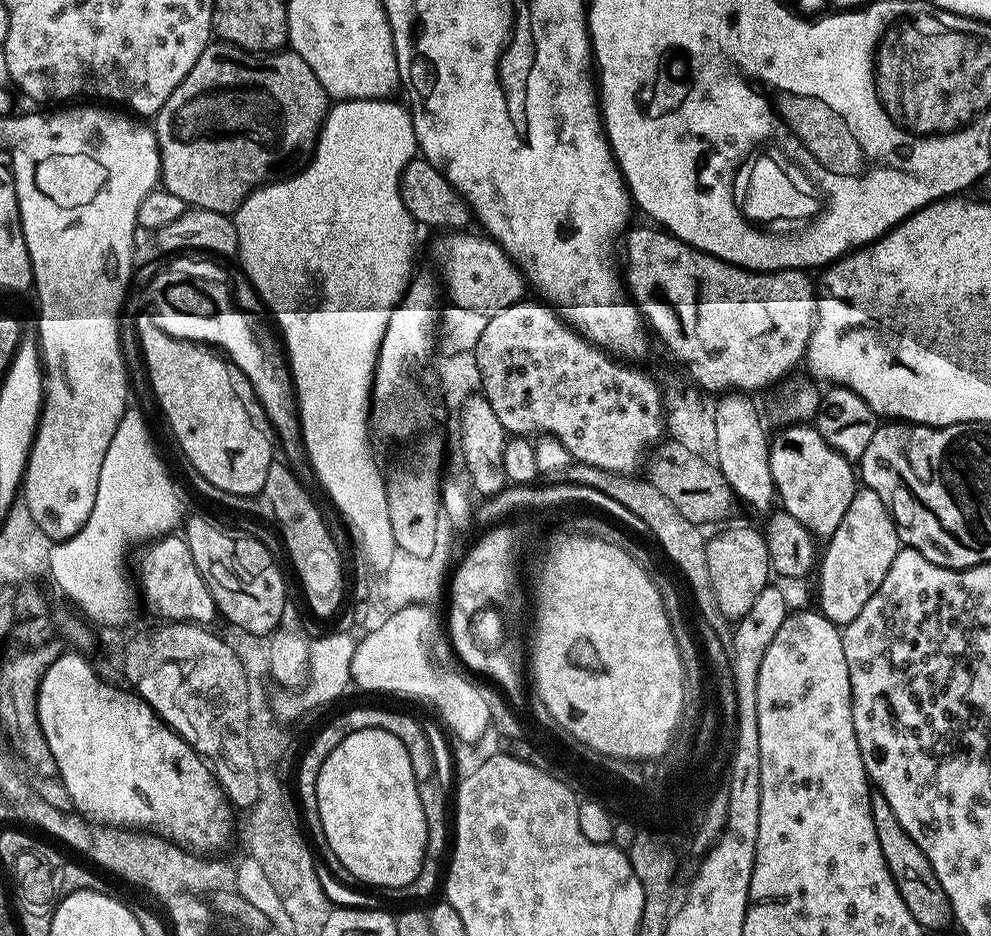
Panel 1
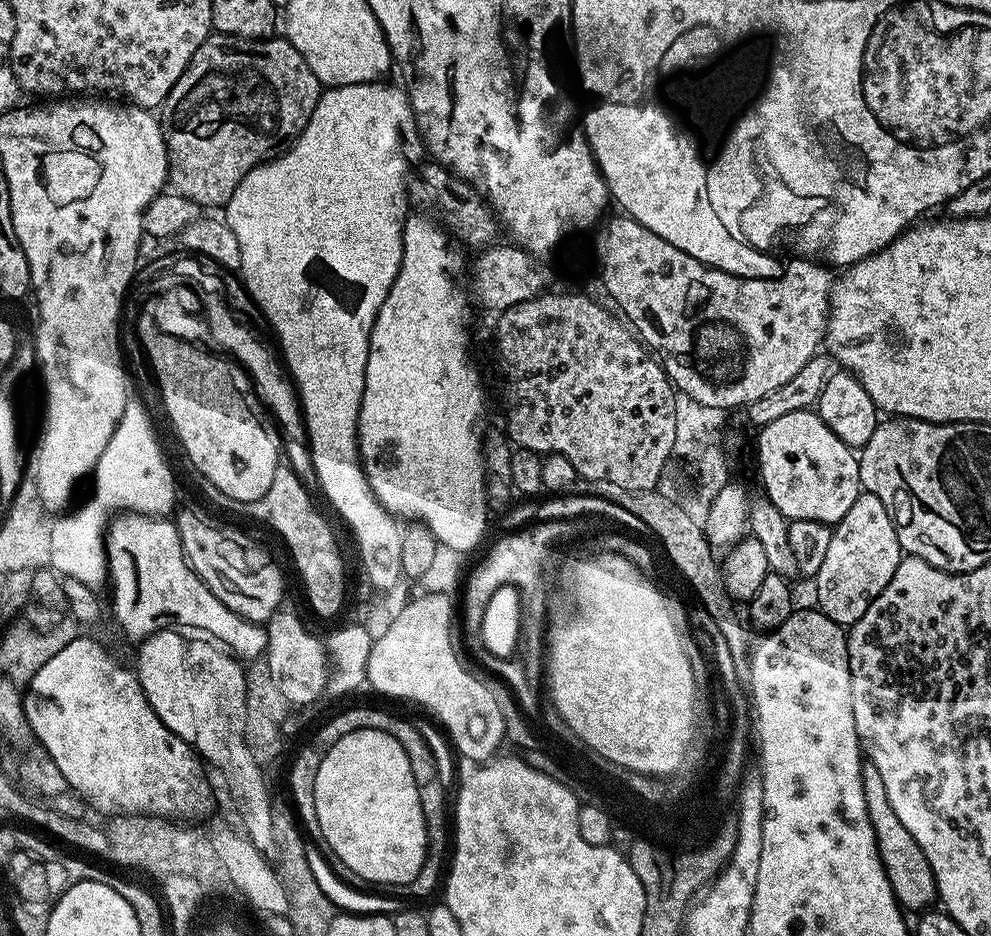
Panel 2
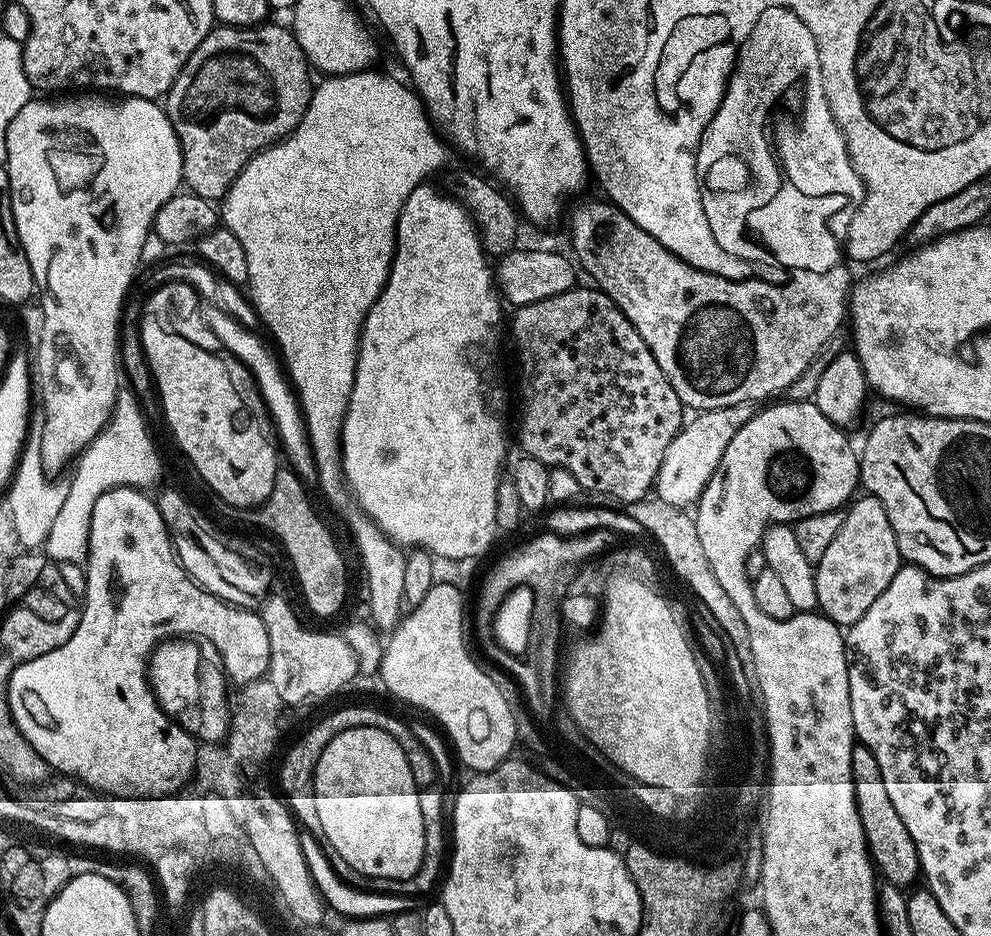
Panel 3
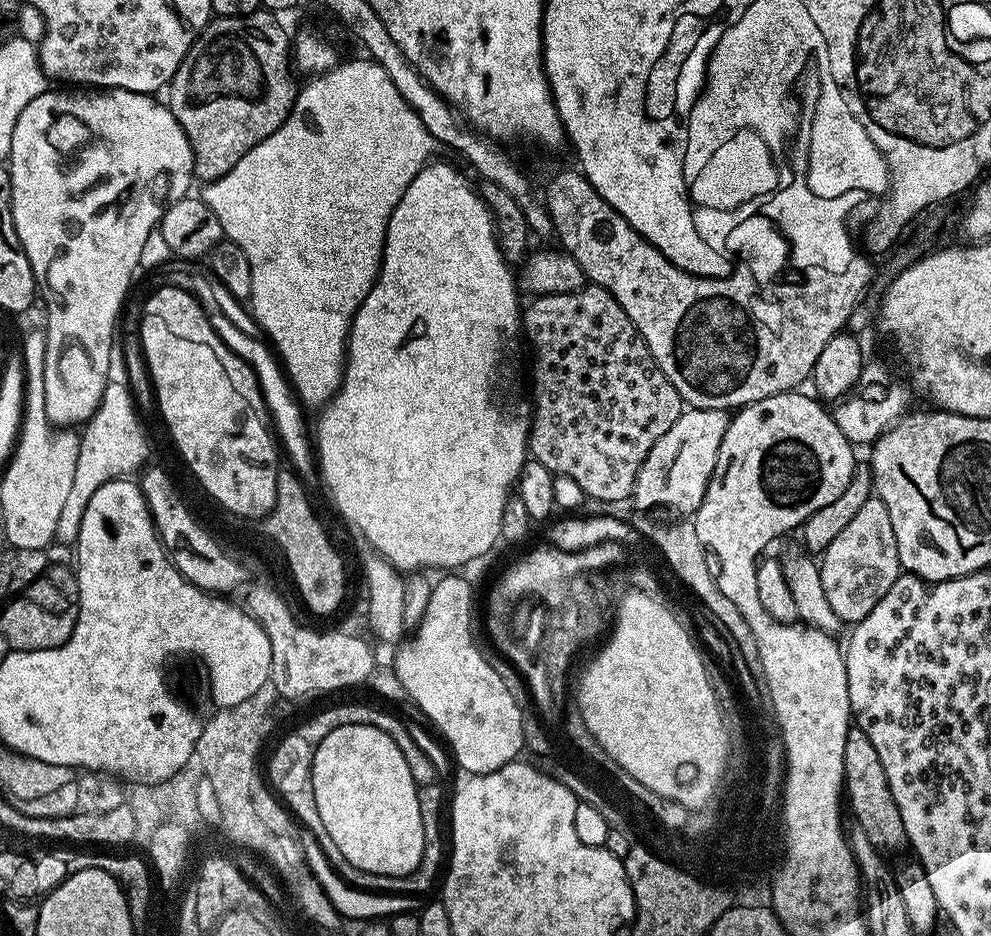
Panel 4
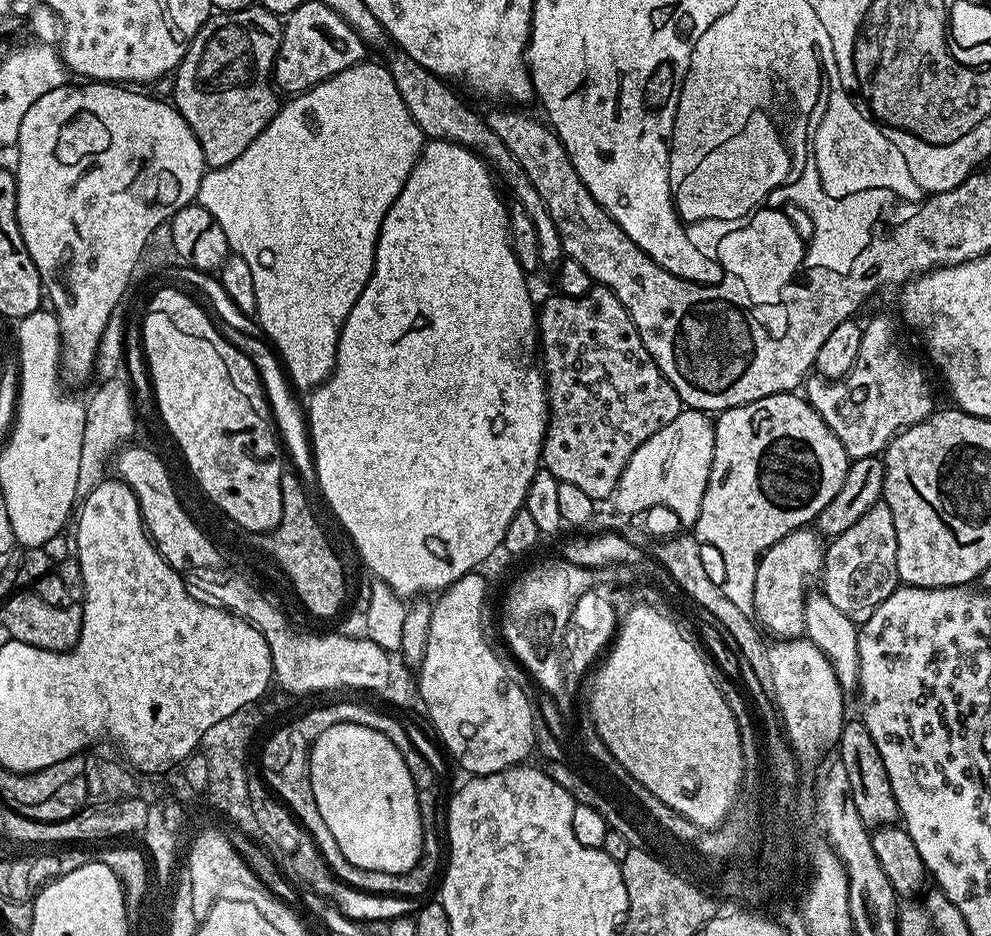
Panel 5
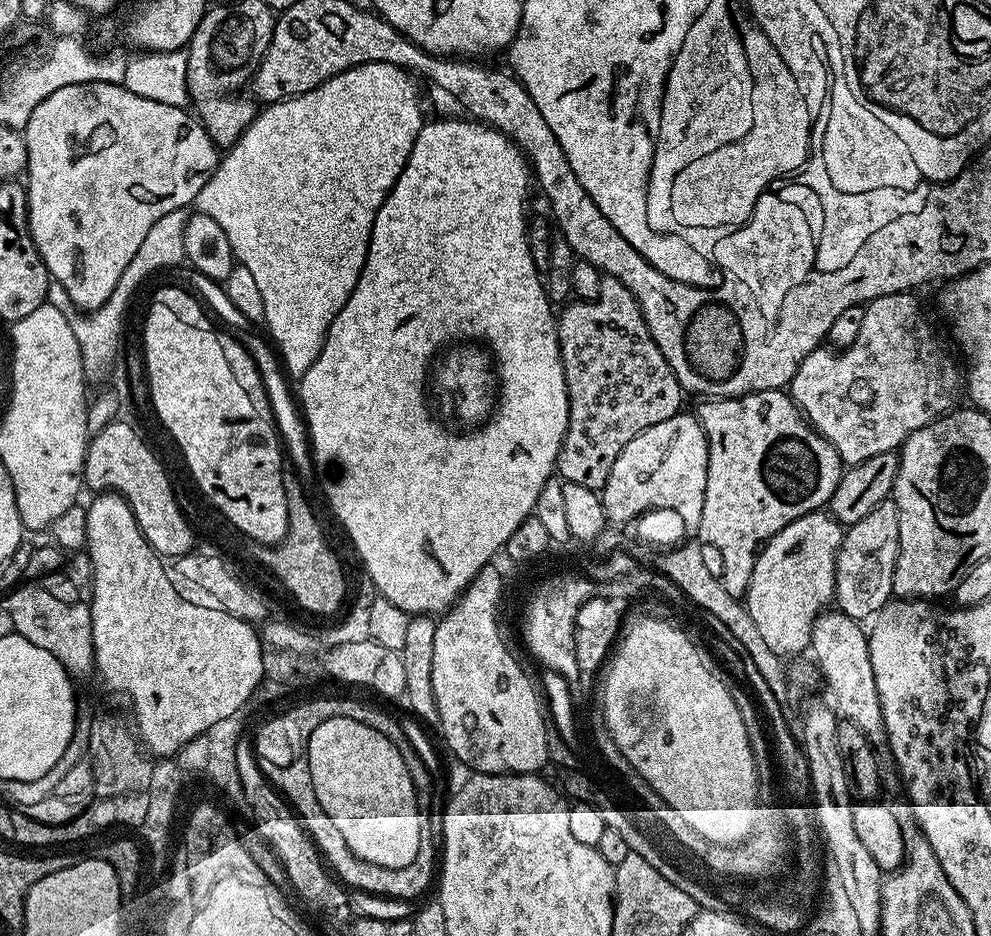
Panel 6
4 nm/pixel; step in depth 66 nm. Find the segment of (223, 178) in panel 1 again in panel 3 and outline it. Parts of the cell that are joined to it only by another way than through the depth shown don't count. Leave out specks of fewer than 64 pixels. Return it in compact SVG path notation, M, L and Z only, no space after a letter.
M265 22L251 28L213 27L212 31L206 34L206 38L202 38L198 50L194 50L194 54L190 54L186 66L182 66L178 78L172 84L172 89L168 91L166 111L170 122L174 126L174 130L178 134L178 142L182 150L183 183L186 185L187 191L193 192L195 196L201 196L213 202L223 201L224 195L230 190L230 186L238 178L240 171L248 165L248 161L253 156L258 155L259 152L264 151L265 148L276 144L278 141L283 140L285 136L290 135L298 126L298 122L302 122L302 114L306 114L308 103L312 101L314 80L308 77L308 72L310 73L308 59L304 56L302 49L296 45L296 37L292 35L291 27L284 25L283 28L280 24L272 23Z

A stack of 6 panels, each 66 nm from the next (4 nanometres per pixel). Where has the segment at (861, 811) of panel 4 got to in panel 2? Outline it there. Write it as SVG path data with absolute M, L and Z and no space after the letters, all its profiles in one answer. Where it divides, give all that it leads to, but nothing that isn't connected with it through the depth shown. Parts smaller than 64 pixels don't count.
M865 763L862 767L862 790L866 794L866 814L870 814L870 826L874 826L878 854L882 858L886 878L890 878L890 890L894 890L901 909L909 913L923 913L926 906L935 905L938 900L934 870L930 870L930 862L926 862L922 846L914 842L910 830L906 830L906 826L902 826L898 819L898 814L894 814L894 806L890 806L890 797L886 795L886 782L882 782L882 774L878 774L878 769L870 763Z

